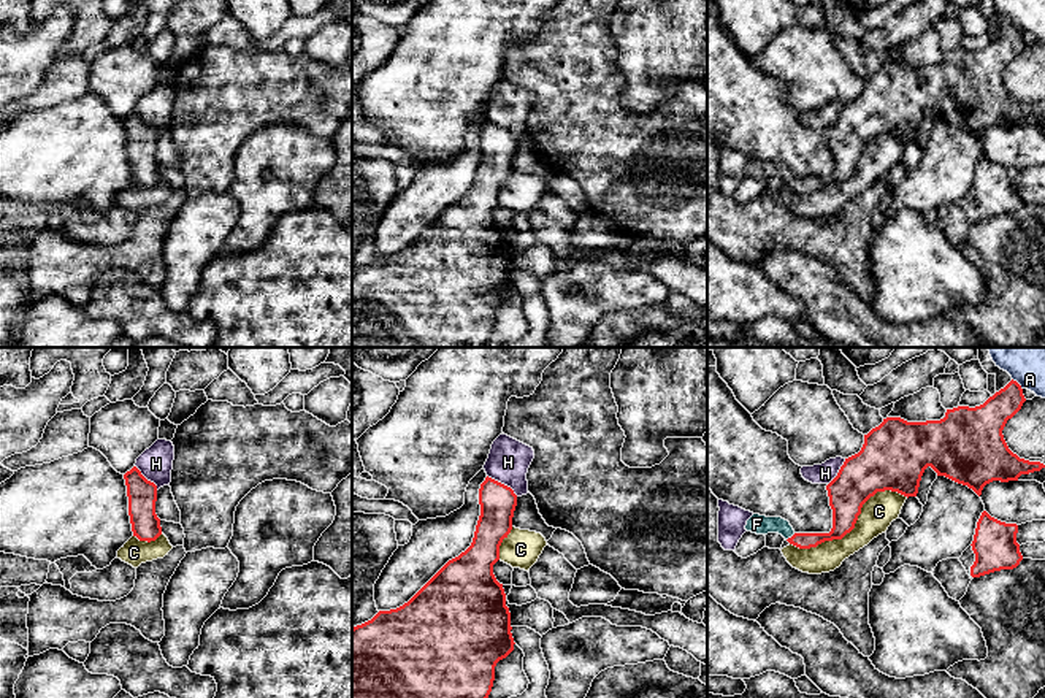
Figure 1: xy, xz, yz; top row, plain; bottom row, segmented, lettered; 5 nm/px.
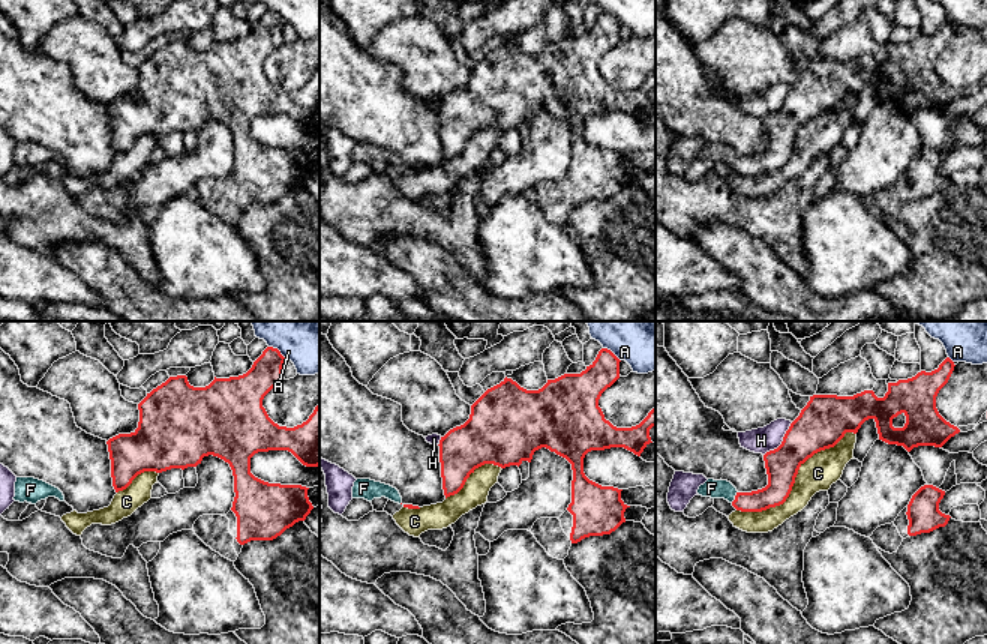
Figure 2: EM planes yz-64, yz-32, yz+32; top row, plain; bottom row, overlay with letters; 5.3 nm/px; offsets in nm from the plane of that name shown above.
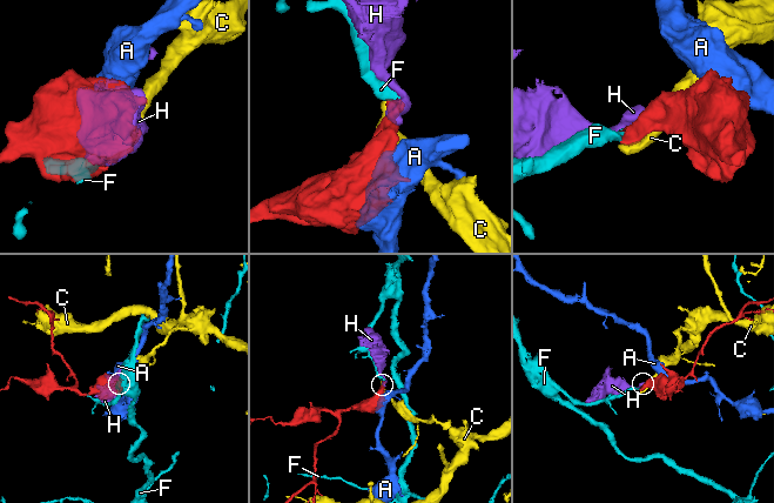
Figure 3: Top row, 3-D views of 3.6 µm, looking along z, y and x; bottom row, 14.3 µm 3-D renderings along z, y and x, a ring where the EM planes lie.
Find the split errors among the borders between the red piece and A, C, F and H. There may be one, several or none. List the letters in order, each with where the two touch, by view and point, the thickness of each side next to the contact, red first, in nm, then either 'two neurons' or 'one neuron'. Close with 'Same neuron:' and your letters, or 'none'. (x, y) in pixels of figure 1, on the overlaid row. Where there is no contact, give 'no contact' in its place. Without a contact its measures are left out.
A: meets red in yz at (1018, 384); 180 nm thick on the red side, 280 nm on the other; two neurons
C: meets red in yz at (853, 525); 220 nm thick on the red side, 170 nm on the other; two neurons
F: meets red in yz at (792, 536); 80 nm thick on the red side, 100 nm on the other; one neuron
H: meets red in xz at (503, 484); 180 nm thick on the red side, 220 nm on the other; two neurons
Same neuron: F

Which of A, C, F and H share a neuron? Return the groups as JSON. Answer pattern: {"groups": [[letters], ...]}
{"groups": [["A"], ["C"], ["F"], ["H"]]}

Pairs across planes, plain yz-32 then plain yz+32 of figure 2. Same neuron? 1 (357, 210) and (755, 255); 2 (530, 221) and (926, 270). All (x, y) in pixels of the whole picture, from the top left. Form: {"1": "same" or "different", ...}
{"1": "different", "2": "different"}

